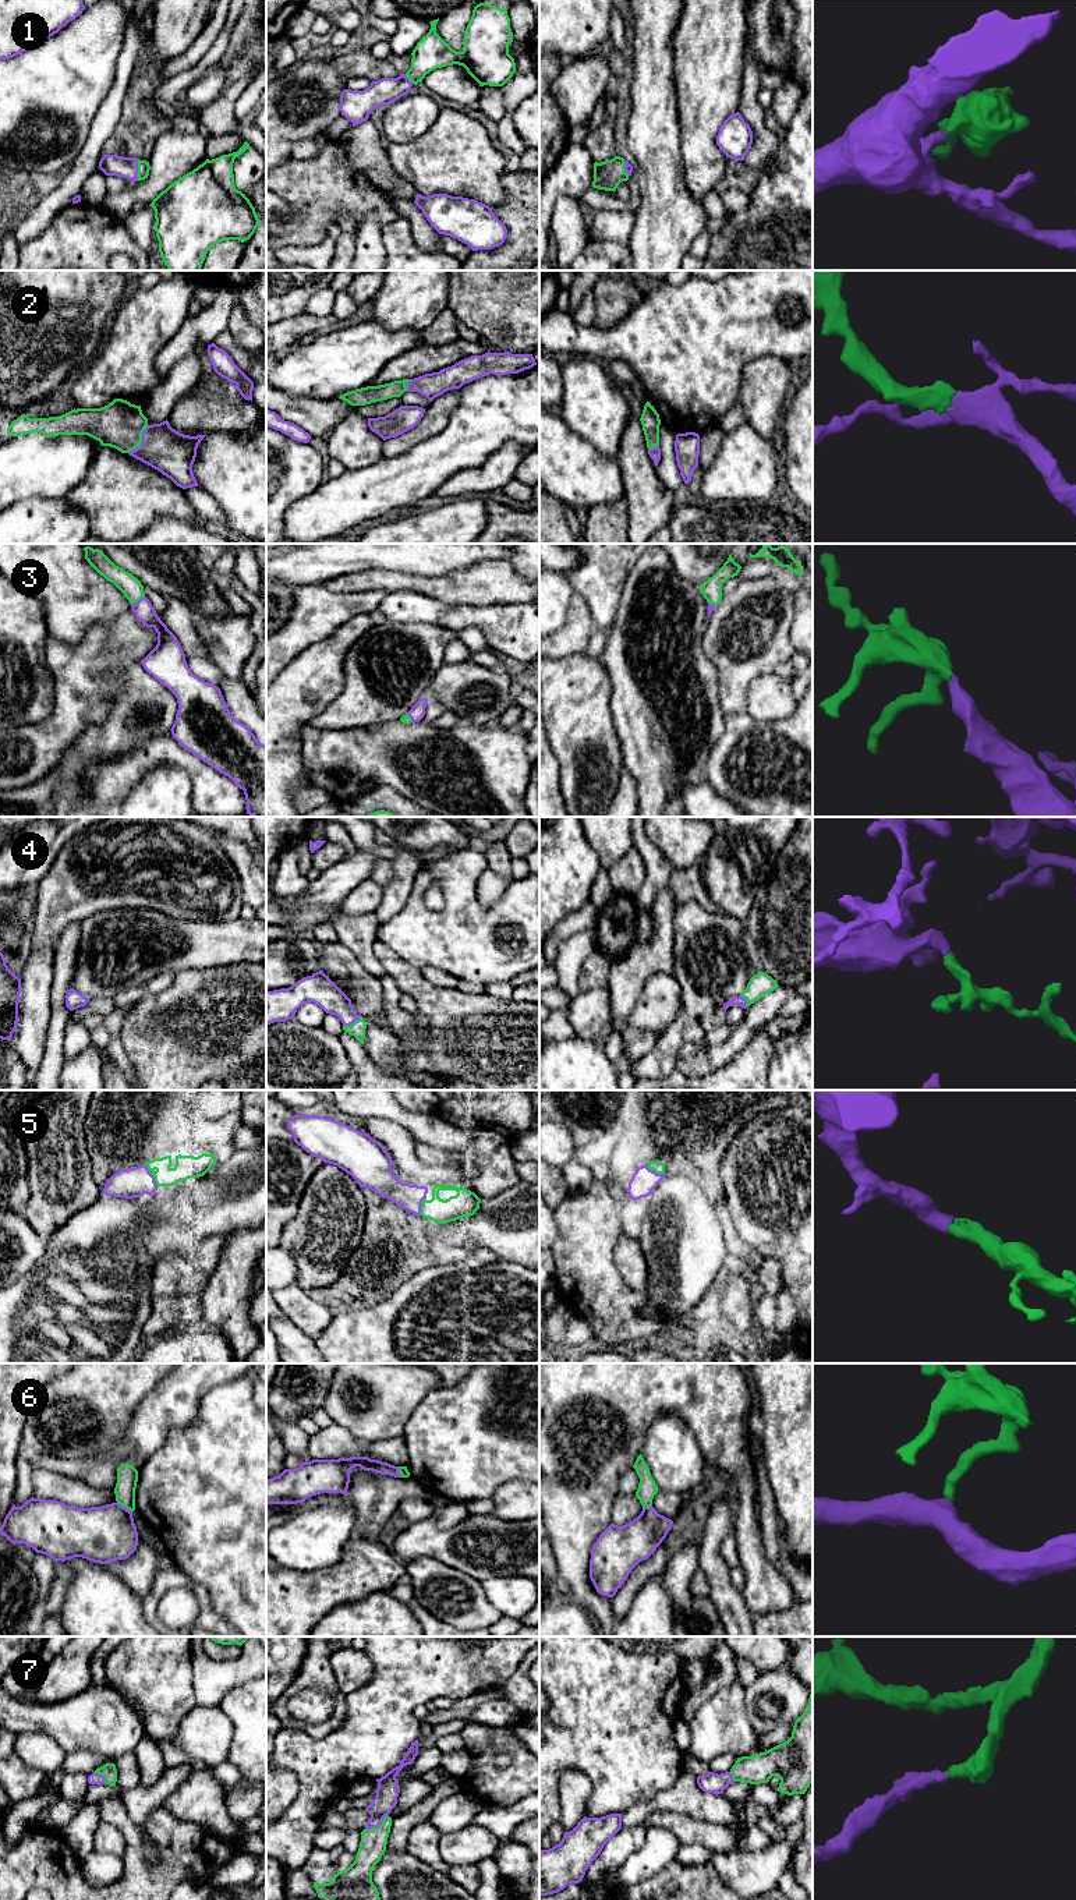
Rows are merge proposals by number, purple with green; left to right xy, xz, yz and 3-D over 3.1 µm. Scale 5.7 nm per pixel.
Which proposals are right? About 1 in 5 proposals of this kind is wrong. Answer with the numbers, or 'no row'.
1, 2, 3, 4, 5, 7

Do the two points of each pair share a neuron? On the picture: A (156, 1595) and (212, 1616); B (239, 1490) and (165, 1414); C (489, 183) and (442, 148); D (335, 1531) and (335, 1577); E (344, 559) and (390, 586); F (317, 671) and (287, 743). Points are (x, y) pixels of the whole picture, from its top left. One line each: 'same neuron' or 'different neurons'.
A: same neuron
B: different neurons
C: same neuron
D: different neurons
E: different neurons
F: same neuron

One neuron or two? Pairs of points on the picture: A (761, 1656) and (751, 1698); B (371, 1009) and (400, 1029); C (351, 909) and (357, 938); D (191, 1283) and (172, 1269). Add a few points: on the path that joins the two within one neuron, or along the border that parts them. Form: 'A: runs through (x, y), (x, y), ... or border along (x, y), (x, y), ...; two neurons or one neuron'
A: border along (785, 1670), (765, 1672), (758, 1676); two neurons
B: border along (379, 980), (383, 989), (383, 1012), (386, 1015); two neurons
C: border along (337, 912), (346, 916), (372, 913); two neurons
D: runs through (187, 1278), (176, 1273); one neuron

